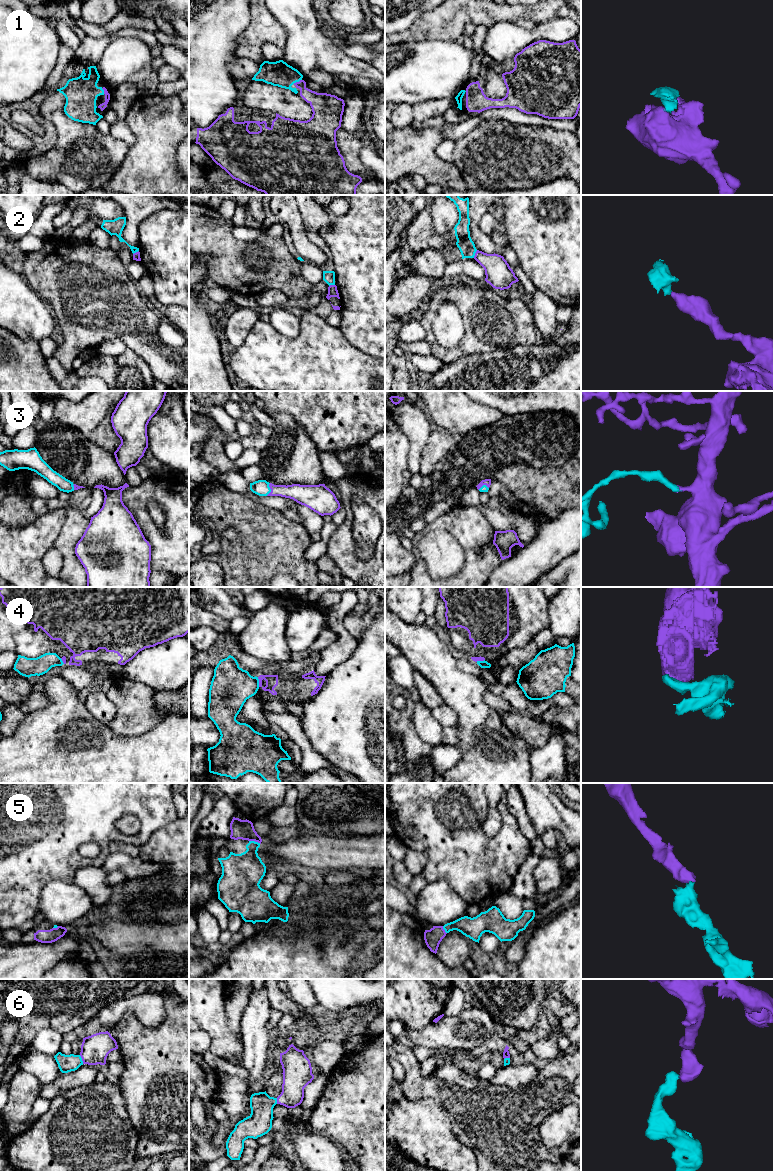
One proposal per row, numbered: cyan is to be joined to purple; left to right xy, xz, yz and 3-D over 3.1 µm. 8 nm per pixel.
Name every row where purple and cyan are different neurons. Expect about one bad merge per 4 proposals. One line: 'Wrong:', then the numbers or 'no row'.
Wrong: 2, 4

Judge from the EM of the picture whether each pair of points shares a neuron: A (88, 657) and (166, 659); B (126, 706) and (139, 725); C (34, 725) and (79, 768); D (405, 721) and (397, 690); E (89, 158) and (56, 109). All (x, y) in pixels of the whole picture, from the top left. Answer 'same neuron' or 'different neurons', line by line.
A: different neurons
B: same neuron
C: same neuron
D: same neuron
E: same neuron

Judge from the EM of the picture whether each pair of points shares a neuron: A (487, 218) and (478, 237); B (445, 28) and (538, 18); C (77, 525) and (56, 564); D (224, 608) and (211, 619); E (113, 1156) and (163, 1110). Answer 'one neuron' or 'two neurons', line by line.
A: two neurons
B: one neuron
C: two neurons
D: two neurons
E: two neurons

